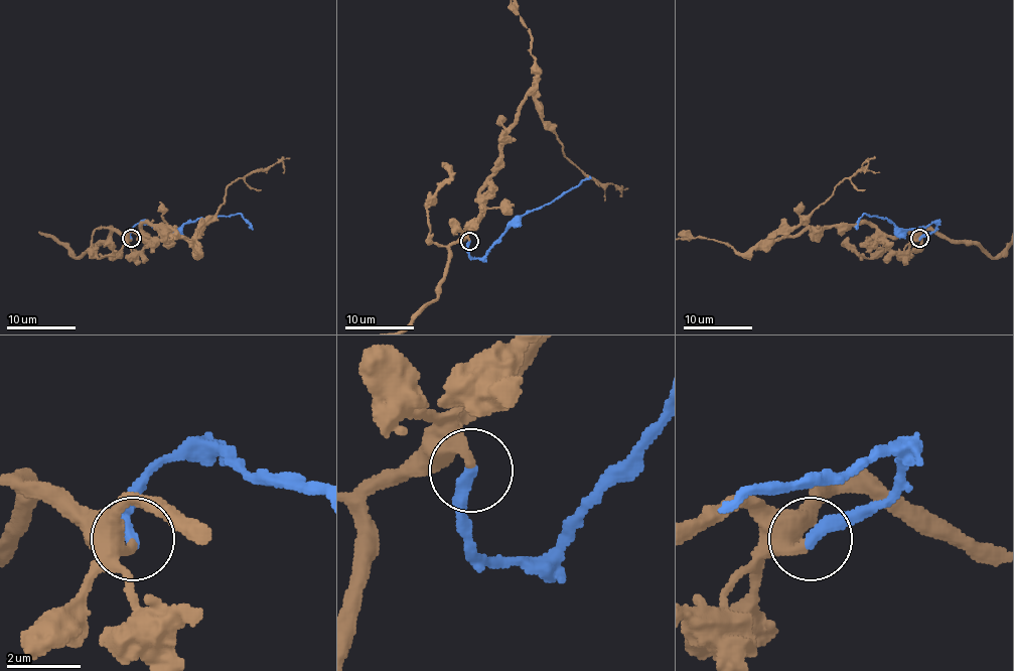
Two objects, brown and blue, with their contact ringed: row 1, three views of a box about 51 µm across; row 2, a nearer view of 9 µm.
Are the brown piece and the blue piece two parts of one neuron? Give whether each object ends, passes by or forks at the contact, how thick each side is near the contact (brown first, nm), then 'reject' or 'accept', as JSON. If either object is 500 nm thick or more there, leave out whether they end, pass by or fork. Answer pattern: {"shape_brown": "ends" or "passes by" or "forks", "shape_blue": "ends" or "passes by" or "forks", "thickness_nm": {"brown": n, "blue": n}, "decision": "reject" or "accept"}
{"shape_brown": "ends", "shape_blue": "ends", "thickness_nm": {"brown": 340, "blue": 380}, "decision": "accept"}

